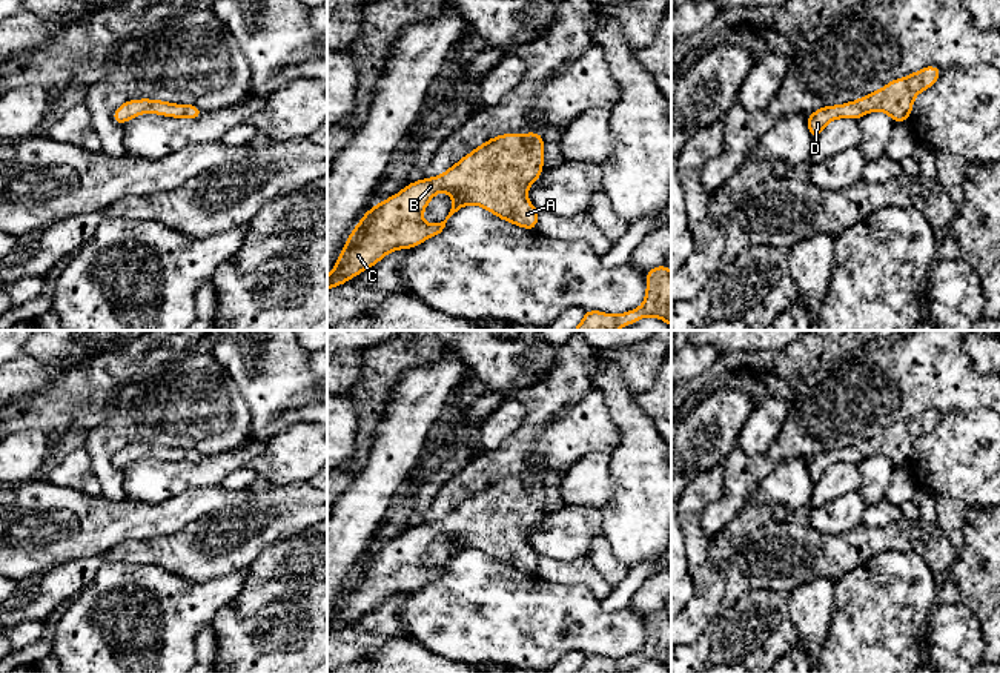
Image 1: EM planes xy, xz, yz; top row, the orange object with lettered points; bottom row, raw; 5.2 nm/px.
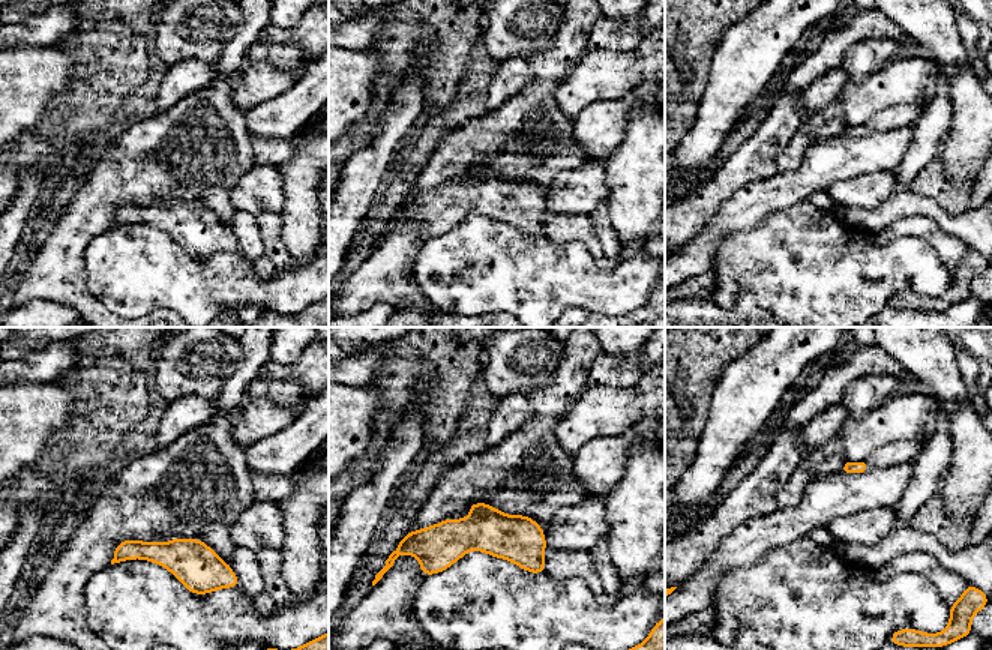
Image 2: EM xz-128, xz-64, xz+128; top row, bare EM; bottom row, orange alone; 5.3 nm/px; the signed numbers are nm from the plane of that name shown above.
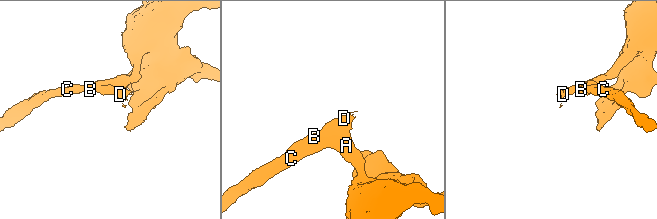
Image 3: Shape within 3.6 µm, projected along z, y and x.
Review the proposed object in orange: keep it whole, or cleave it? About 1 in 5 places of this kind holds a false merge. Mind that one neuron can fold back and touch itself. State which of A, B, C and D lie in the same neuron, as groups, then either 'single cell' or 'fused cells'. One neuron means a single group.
A B C D; single cell

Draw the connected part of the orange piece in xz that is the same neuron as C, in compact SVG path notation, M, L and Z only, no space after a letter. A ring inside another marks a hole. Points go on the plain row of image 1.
M539 476L502 478L439 521L409 527L363 559L327 621L327 635L375 610L392 595L412 593L439 579L447 564L465 549L478 549L501 564L536 575L539 555L525 536L541 521L542 510ZM438 536L450 536L453 550L444 565L425 569L421 559Z

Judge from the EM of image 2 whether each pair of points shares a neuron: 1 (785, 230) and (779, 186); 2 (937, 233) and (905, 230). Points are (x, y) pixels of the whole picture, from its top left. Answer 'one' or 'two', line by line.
1: two
2: one

